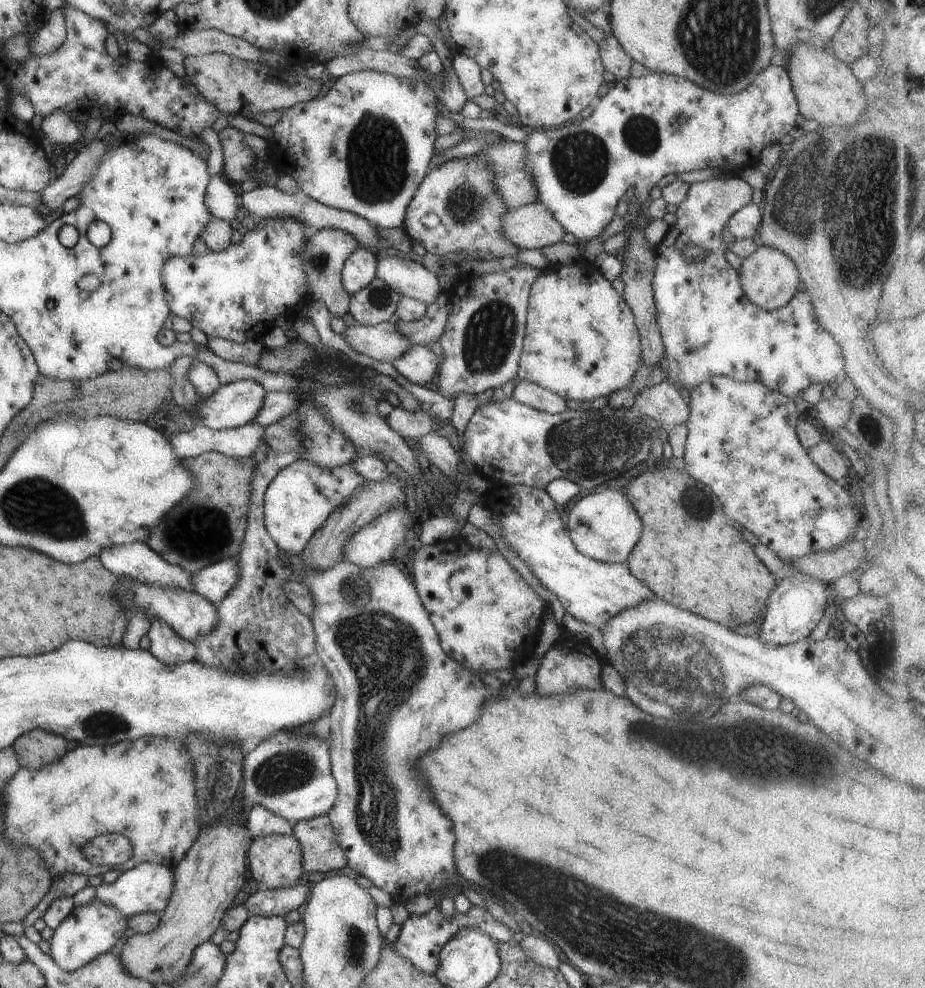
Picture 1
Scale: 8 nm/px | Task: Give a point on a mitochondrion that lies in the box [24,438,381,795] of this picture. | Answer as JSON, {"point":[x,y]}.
{"point":[209,531]}

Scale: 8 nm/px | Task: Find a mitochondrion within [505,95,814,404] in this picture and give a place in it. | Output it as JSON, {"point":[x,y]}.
{"point":[579,160]}

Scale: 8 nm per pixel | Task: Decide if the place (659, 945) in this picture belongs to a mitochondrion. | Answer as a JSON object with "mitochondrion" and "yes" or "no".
{"mitochondrion":"yes"}

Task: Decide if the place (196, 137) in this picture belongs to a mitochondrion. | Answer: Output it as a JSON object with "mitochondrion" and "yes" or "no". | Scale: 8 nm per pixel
{"mitochondrion":"no"}

